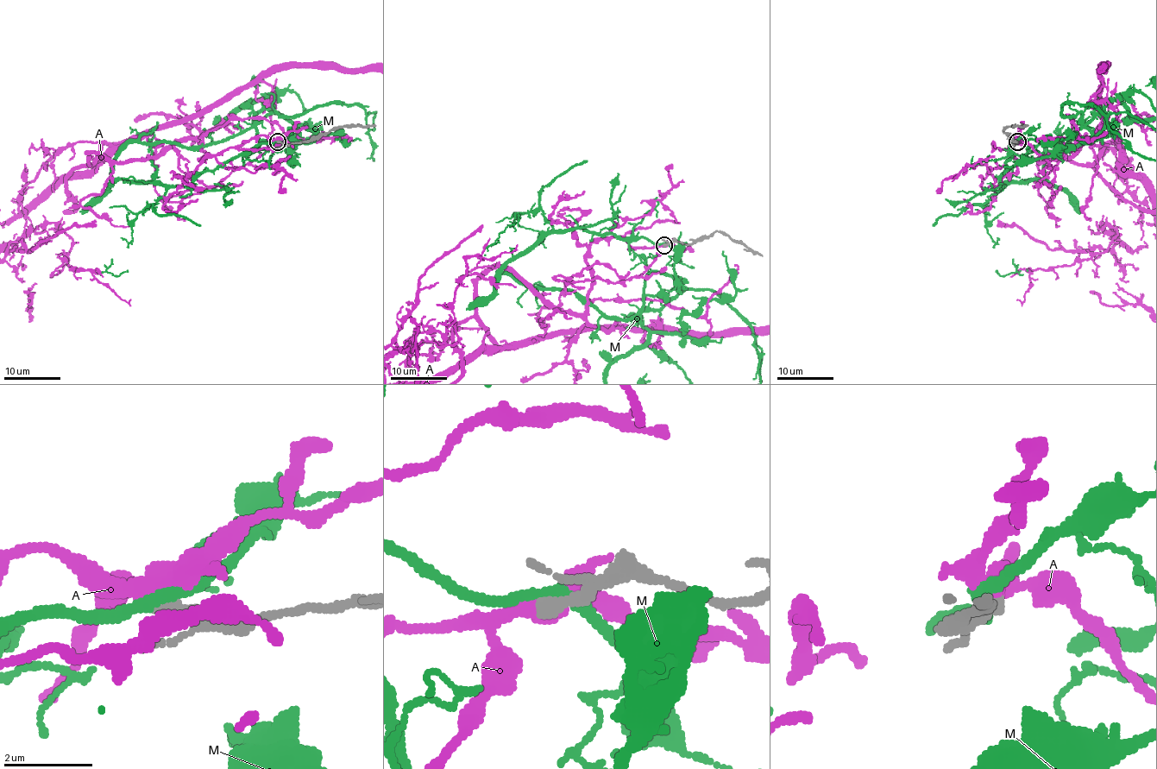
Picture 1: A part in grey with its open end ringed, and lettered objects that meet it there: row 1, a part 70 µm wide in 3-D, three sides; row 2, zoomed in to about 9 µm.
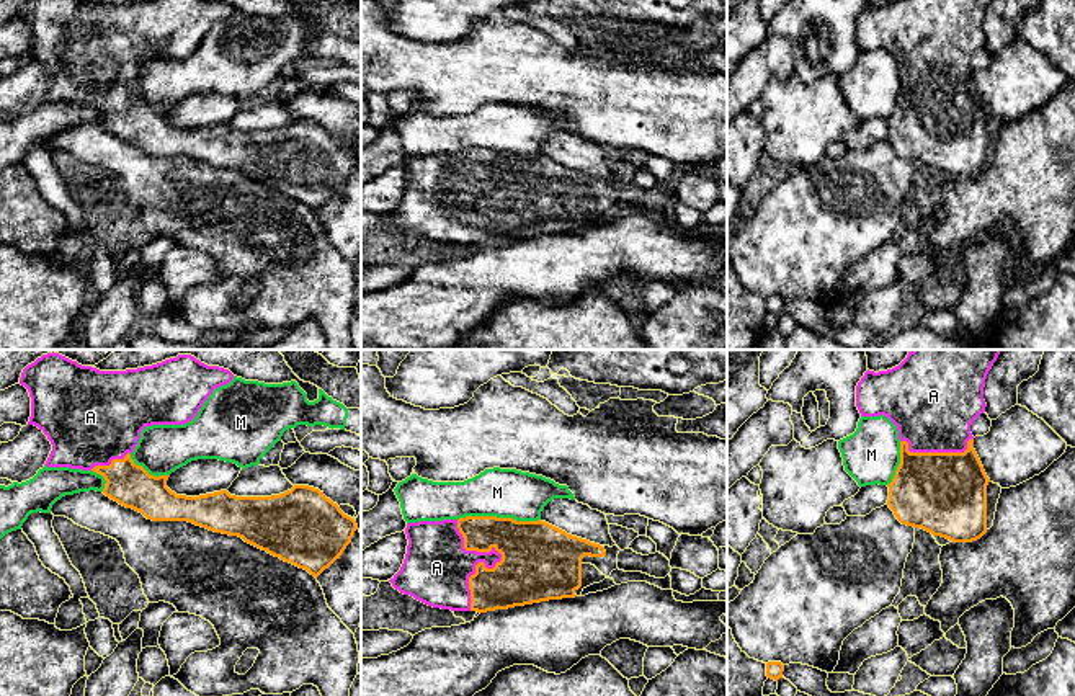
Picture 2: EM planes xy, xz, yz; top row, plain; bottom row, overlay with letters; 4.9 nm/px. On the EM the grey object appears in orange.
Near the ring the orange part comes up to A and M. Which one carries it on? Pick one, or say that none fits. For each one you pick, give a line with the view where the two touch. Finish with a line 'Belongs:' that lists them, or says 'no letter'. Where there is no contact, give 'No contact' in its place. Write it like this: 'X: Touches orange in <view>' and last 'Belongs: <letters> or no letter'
A: Touches orange in xz
Belongs: A

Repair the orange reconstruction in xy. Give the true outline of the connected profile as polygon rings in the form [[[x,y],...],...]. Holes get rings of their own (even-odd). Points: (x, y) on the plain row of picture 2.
[[[26,0],[20,18],[31,31],[28,59],[38,60],[52,85],[44,100],[93,105],[105,111],[103,127],[152,155],[188,155],[214,167],[239,170],[315,212],[351,176],[356,155],[319,123],[294,119],[271,131],[235,131],[227,124],[199,131],[176,129],[167,121],[170,109],[150,109],[131,93],[141,65],[152,59],[191,56],[214,23],[234,8],[219,0],[144,0],[126,5],[100,5],[91,0]]]

